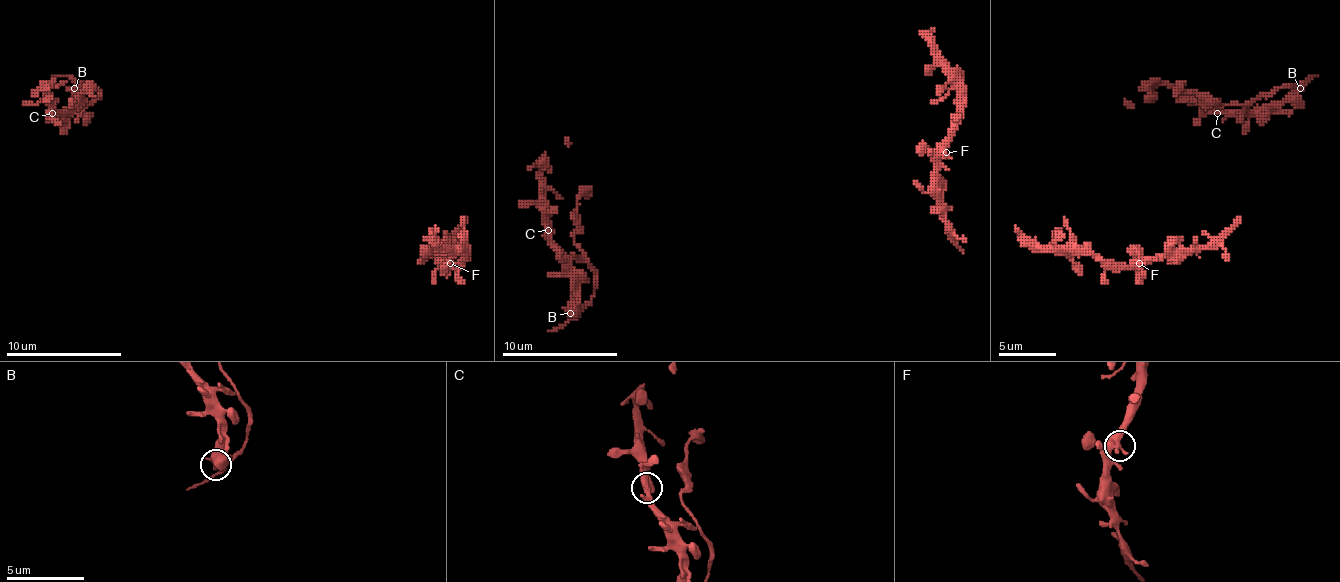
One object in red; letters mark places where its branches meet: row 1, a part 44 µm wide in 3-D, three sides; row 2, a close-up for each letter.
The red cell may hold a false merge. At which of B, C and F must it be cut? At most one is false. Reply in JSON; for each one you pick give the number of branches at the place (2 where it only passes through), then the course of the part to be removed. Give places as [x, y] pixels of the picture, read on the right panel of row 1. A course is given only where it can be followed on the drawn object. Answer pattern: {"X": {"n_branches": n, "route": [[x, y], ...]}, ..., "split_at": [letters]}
{"B": {"n_branches": 3, "route": [[1300, 87], [1280, 87], [1257, 96], [1246, 105], [1228, 105], [1185, 93], [1174, 96]]}, "split_at": ["B"]}

